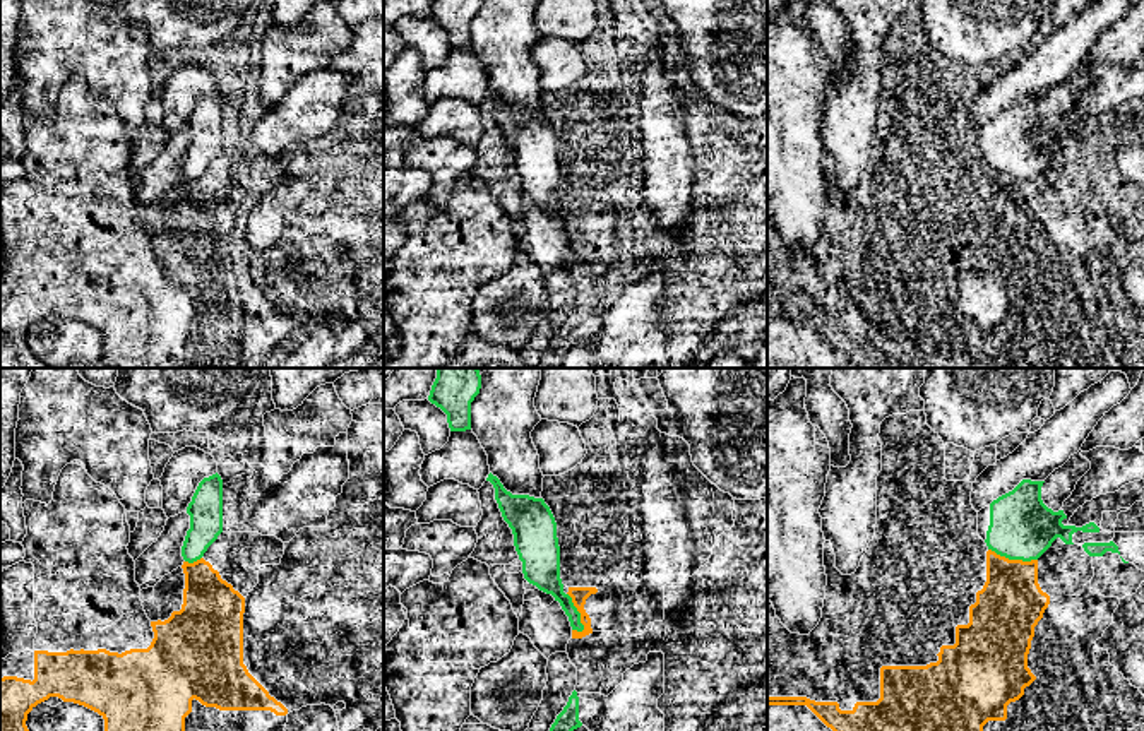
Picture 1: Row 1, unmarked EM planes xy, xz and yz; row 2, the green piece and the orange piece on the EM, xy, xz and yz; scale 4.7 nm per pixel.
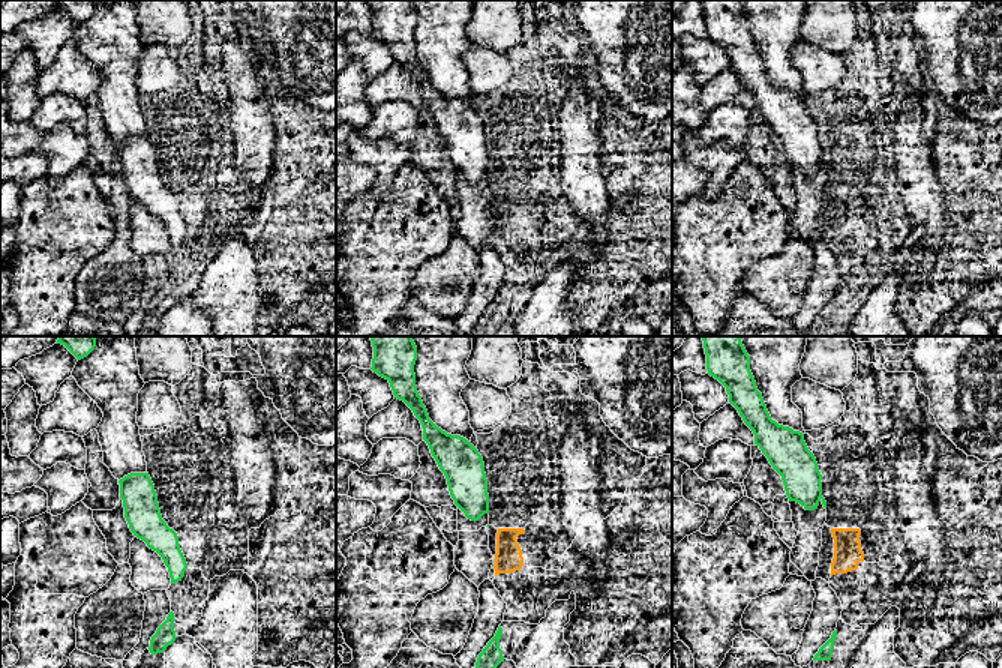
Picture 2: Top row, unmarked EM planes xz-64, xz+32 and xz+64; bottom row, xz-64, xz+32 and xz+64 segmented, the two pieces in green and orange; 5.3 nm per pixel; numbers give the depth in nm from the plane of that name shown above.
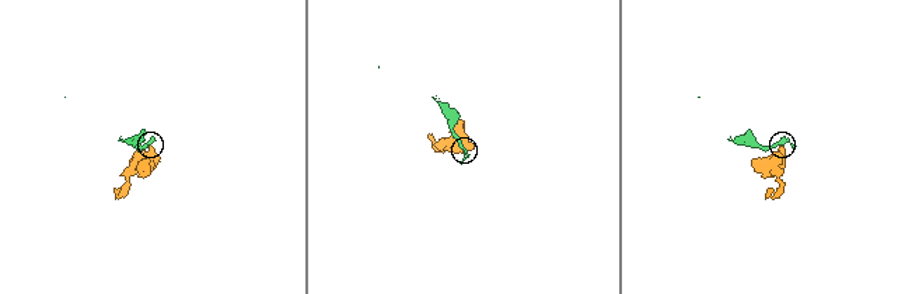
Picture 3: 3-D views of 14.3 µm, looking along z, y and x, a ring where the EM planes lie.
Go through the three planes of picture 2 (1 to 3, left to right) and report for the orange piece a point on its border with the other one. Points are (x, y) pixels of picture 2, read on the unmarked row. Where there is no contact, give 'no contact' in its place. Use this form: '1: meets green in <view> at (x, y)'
1: no contact
2: no contact
3: no contact

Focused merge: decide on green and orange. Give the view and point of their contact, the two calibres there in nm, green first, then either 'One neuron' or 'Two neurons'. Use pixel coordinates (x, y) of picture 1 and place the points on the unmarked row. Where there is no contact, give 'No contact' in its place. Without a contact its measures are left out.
Touches green at yz (1012, 175). Thickness 300 nm (green) against 300 nm. Two neurons

